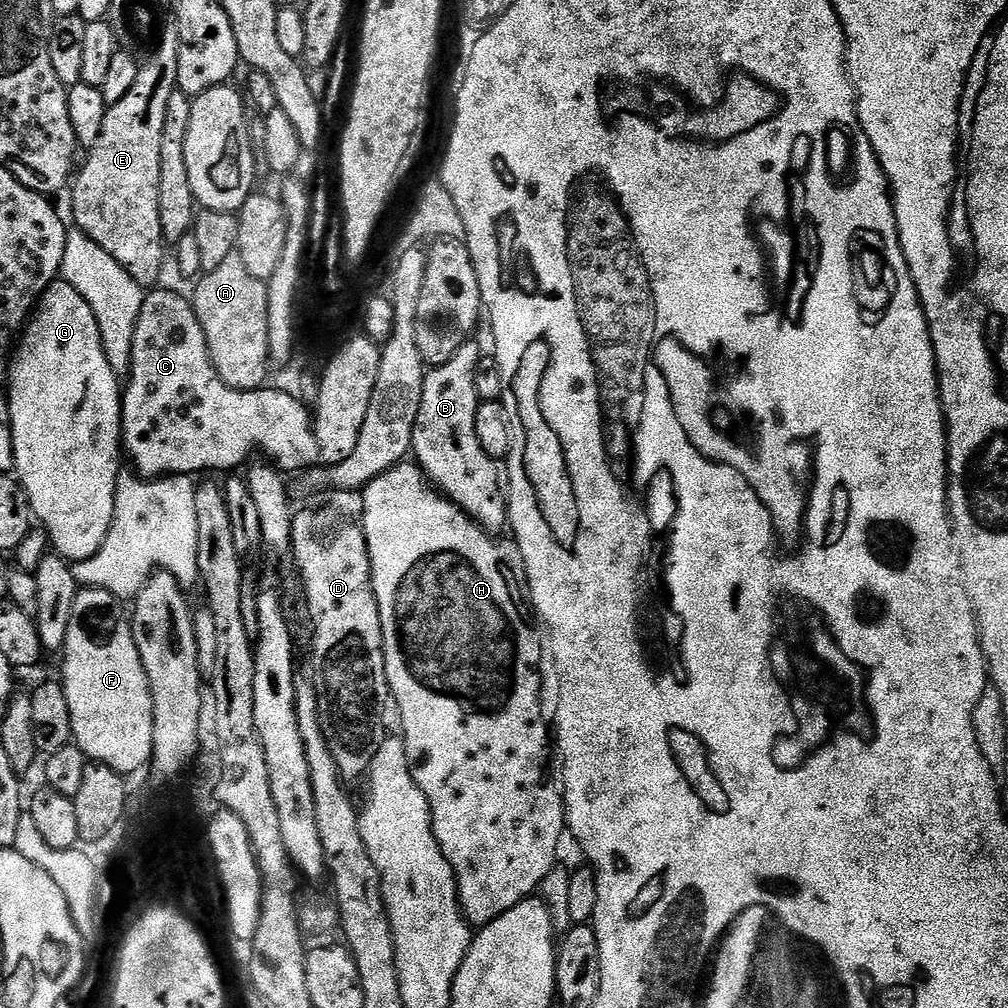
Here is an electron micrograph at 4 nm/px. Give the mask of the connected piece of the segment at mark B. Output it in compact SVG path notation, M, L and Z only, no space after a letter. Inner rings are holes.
M475 339L467 340L442 366L432 368L424 377L422 406L413 428L411 455L425 477L447 500L466 513L486 532L500 534L508 524L508 501L502 491L502 476L496 473L497 461L482 450L478 442L476 415L481 406L474 390L474 374L480 369L482 353Z

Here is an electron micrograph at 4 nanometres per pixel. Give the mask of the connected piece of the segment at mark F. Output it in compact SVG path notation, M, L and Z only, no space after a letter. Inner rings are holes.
M80 588L76 594L74 610L70 614L70 630L62 649L64 676L62 683L66 702L70 706L72 739L84 751L89 761L110 766L121 774L147 769L154 746L154 706L150 682L134 642L131 619L120 609L121 601L105 588Z

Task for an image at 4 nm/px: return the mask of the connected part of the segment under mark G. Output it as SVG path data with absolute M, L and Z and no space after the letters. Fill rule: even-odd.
M63 278L40 297L8 365L8 405L14 434L15 475L32 507L39 527L48 533L55 555L69 562L89 560L102 546L114 518L116 480L122 465L120 405L122 384L102 346L94 310Z

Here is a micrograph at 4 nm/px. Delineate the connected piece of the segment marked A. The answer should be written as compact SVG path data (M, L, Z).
M236 251L222 263L195 281L196 289L190 292L192 308L198 314L202 334L206 334L206 346L214 370L226 382L226 386L239 392L252 392L265 387L270 369L268 358L268 285L254 278L246 270Z

